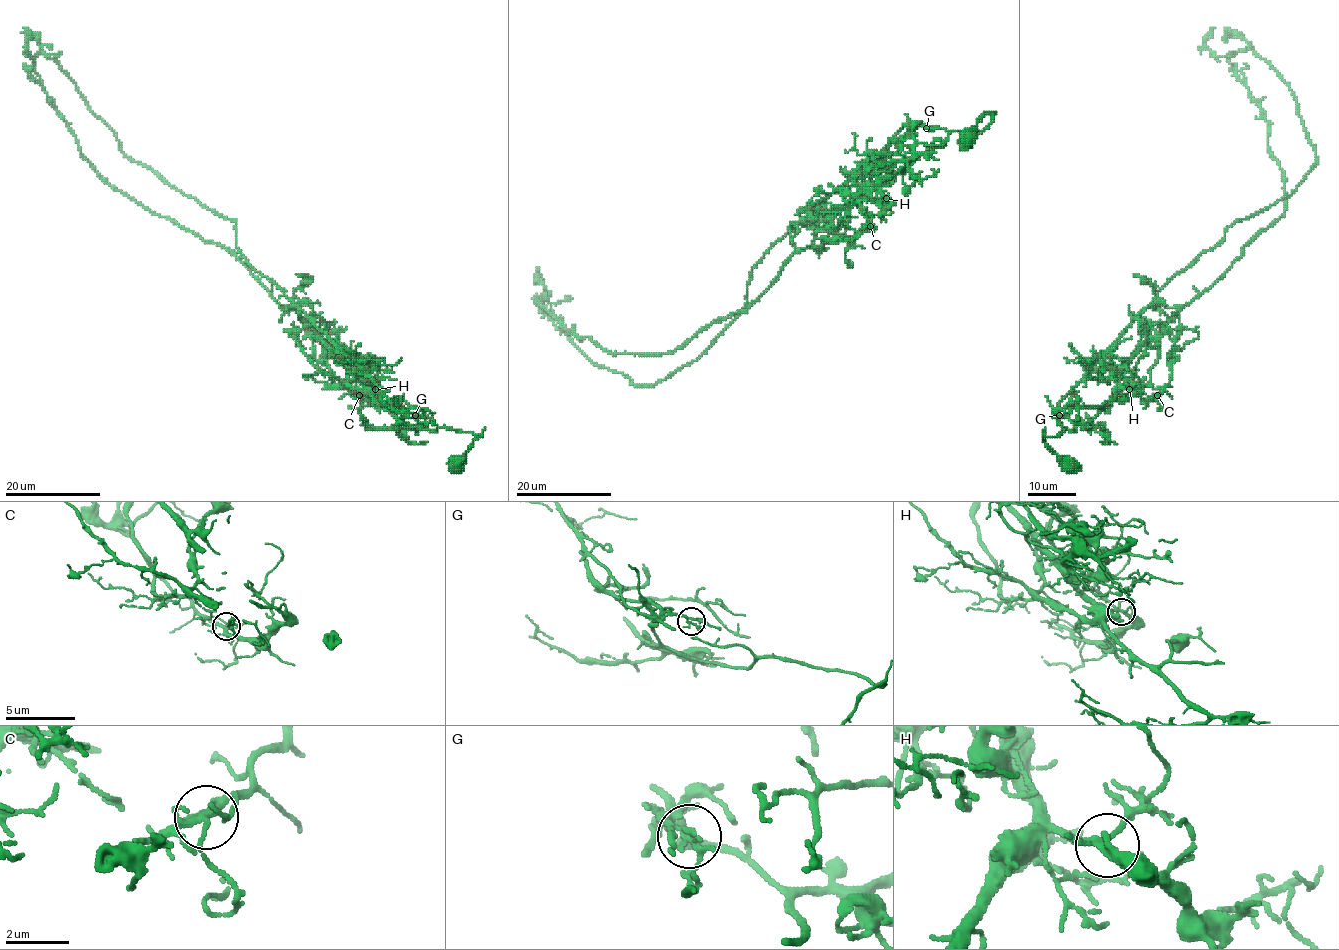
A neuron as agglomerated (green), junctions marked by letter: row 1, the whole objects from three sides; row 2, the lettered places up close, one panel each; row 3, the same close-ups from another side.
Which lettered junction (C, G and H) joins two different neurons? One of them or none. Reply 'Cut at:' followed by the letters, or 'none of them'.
Cut at: G

